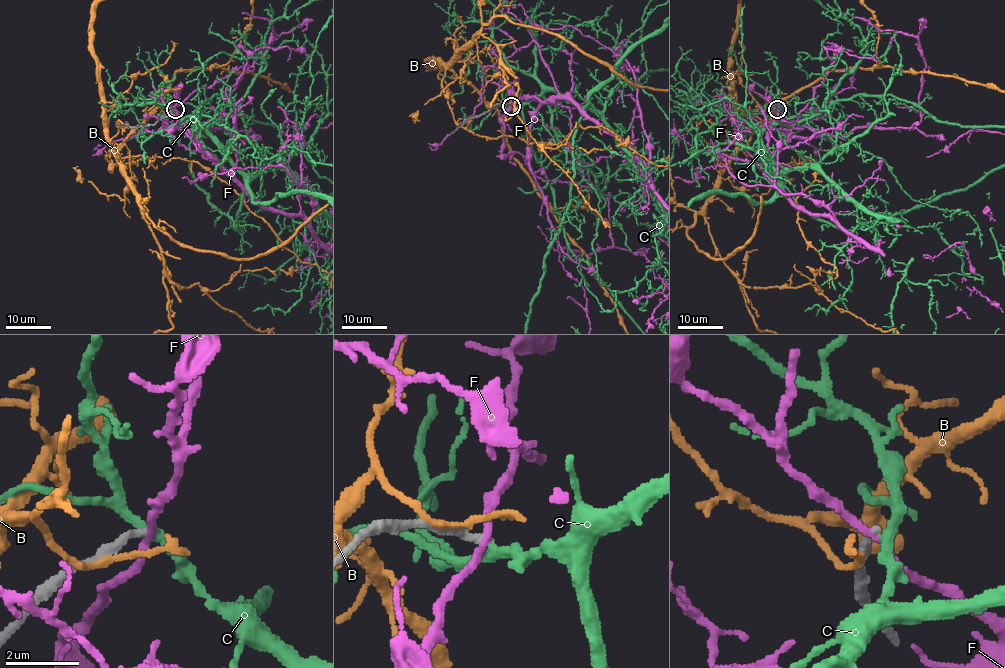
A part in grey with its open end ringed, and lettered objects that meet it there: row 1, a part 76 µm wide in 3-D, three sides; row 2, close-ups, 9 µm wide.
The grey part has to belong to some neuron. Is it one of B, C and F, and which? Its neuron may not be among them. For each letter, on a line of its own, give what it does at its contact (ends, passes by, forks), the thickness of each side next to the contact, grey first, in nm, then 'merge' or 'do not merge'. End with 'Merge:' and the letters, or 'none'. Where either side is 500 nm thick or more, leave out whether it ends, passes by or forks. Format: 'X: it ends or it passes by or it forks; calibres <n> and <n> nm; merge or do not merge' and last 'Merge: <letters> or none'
B: it passes by; calibres 240 and 170 nm; do not merge
C: it passes by; calibres 220 and 260 nm; do not merge
F: it passes by; calibres 240 and 200 nm; do not merge
Merge: none

